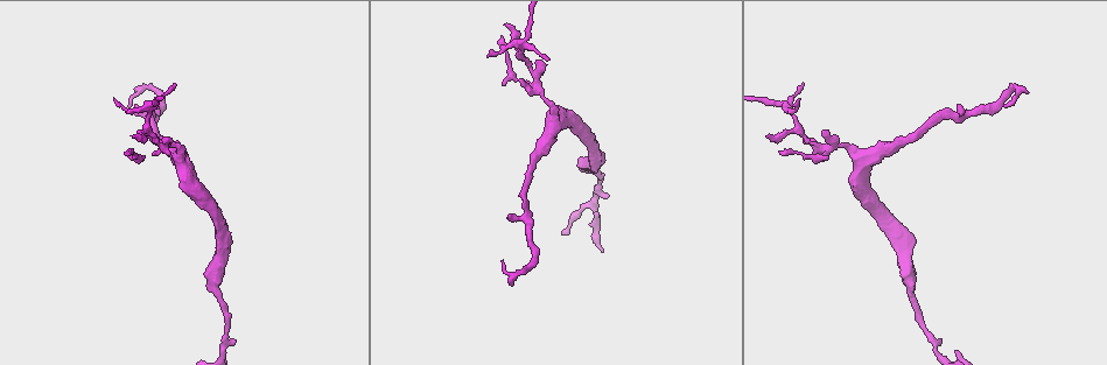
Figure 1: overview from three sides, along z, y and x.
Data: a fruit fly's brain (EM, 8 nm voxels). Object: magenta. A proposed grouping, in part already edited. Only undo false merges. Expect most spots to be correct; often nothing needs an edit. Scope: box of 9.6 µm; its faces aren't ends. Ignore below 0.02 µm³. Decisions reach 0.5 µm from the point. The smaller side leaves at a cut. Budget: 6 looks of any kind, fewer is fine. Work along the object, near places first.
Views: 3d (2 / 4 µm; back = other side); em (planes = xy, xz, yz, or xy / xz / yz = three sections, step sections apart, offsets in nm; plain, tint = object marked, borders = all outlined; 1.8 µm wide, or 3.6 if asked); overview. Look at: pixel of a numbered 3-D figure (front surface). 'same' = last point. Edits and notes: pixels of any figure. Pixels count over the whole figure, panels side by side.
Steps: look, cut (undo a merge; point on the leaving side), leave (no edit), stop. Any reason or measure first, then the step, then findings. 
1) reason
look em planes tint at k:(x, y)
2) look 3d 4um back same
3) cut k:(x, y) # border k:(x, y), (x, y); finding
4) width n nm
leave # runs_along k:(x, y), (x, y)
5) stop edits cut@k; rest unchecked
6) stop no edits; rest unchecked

a narrow waist
look em yz step 8 tint at 1:(523, 50)

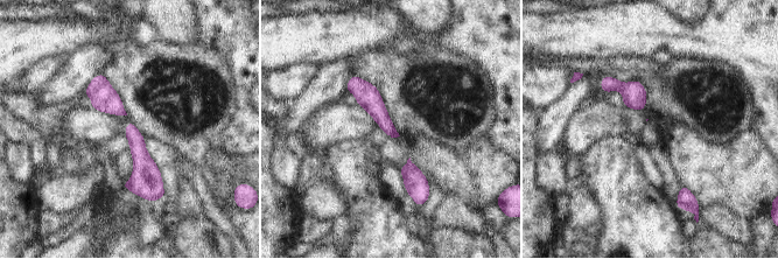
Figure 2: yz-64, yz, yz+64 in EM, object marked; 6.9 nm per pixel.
look em planes borders same

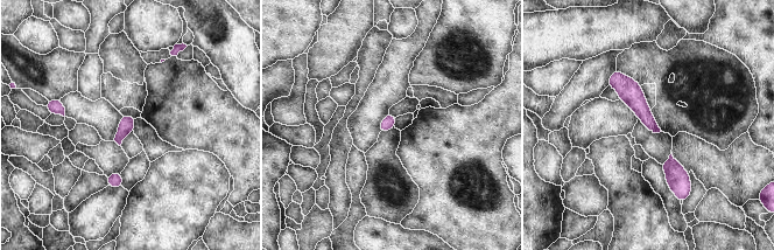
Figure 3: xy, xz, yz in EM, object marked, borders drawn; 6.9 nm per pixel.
leave # runs_along 3:(616, 74), (656, 130); continuous, no second neuron

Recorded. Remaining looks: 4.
look em yz step 8 plain at 1:(863, 161)

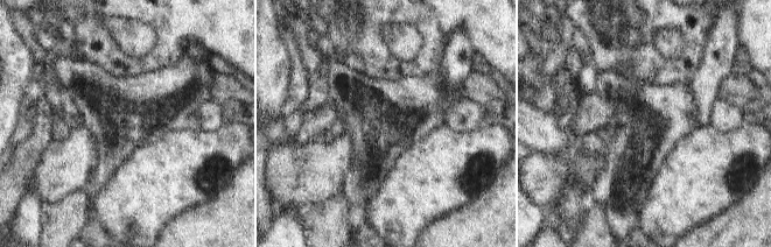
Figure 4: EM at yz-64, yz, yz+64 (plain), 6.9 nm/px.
with the object marked
look em yz step 8 tint same

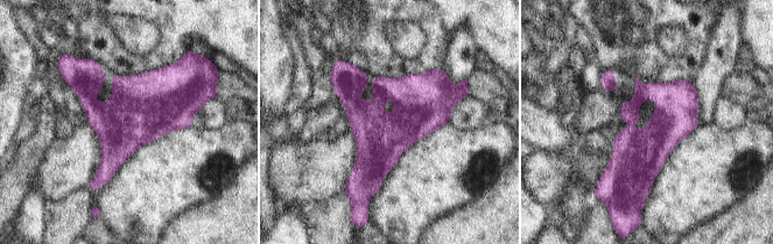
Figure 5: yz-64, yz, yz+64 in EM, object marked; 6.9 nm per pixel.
leave # all the same neuron

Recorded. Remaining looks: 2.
stop no edits; rest unchecked

